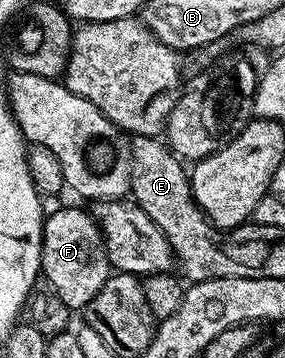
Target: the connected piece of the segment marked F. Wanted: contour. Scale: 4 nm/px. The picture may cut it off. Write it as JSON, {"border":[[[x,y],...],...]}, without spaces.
{"border":[[[58,209],[45,218],[42,226],[42,272],[49,288],[72,311],[85,310],[100,287],[112,276],[112,266],[106,254],[102,229],[89,212],[82,209]]]}

